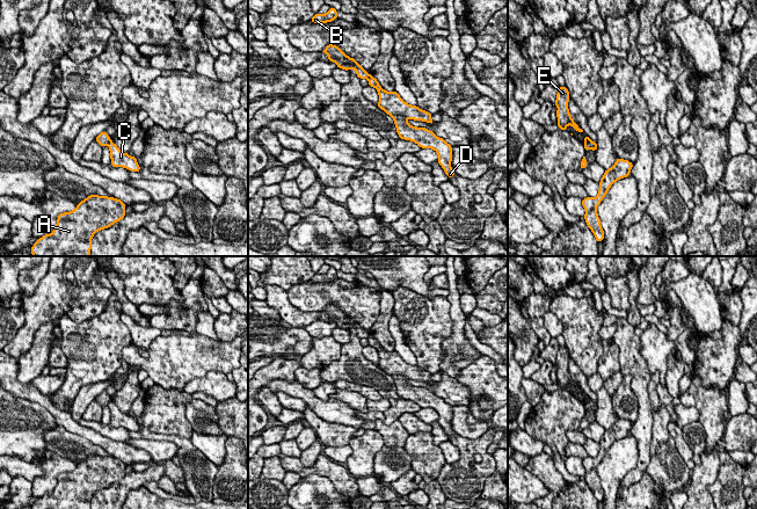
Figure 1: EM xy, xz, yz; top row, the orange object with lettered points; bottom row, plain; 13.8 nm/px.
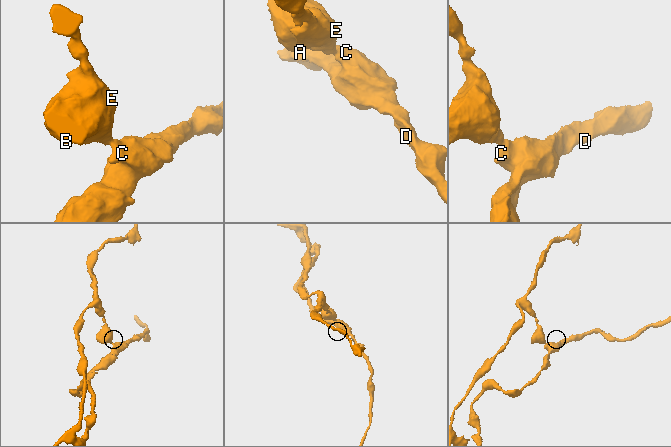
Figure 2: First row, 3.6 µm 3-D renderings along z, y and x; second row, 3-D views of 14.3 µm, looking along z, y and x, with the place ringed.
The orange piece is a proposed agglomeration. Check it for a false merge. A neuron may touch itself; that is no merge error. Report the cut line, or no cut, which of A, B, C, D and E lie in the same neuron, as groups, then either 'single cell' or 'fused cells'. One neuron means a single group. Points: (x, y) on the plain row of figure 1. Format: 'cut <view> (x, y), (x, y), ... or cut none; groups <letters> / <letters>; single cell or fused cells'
cut xy (110, 399), (107, 404); groups A C D / B E; fused cells

